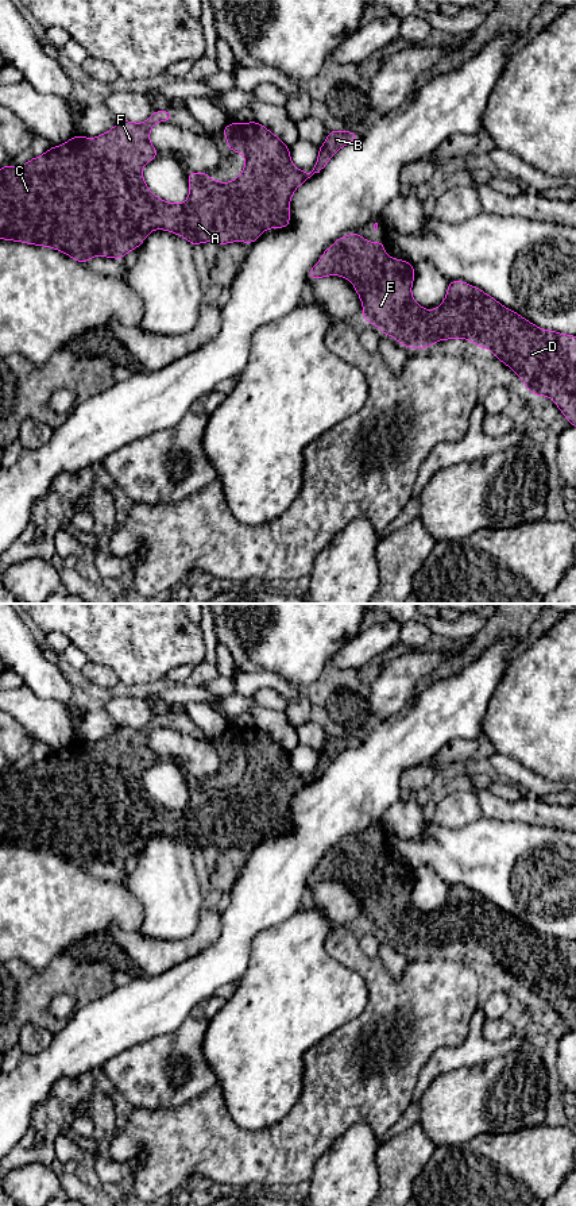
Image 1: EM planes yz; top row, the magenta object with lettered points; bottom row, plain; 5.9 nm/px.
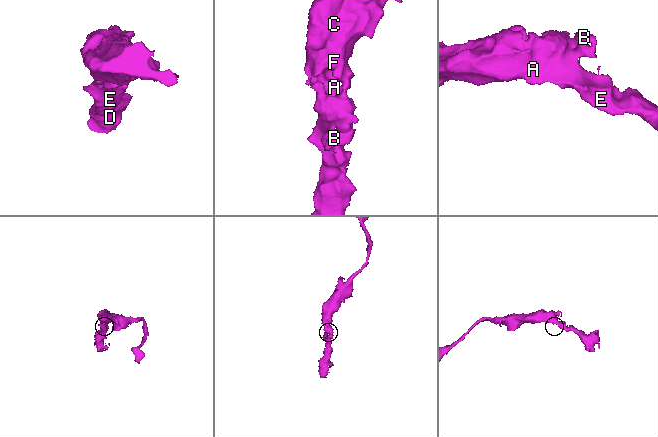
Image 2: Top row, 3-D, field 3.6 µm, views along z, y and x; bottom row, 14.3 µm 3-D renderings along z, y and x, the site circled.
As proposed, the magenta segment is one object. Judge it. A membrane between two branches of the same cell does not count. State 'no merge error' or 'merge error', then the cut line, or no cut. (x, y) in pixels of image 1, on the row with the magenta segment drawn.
no merge error; no cut

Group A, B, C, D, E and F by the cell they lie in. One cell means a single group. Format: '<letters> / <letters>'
A B C D E F

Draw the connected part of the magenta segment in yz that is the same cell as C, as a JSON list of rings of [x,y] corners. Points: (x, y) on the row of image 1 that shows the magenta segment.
[[[154,111],[148,120],[132,123],[119,120],[117,124],[89,139],[76,135],[57,147],[50,147],[43,155],[30,159],[20,167],[5,165],[0,169],[0,239],[51,247],[86,263],[94,255],[121,259],[131,250],[138,248],[154,230],[166,230],[185,238],[190,244],[205,244],[214,239],[219,246],[232,242],[252,244],[267,228],[285,228],[290,223],[290,199],[294,190],[320,173],[329,159],[349,142],[360,136],[356,132],[329,130],[328,138],[318,149],[317,162],[310,173],[294,166],[290,149],[271,131],[258,122],[232,123],[223,128],[227,147],[232,153],[241,153],[246,158],[244,170],[232,182],[219,182],[209,178],[209,173],[189,172],[189,196],[185,203],[166,203],[158,199],[146,185],[142,167],[159,155],[150,143],[150,131],[158,122],[170,122],[171,111]]]

